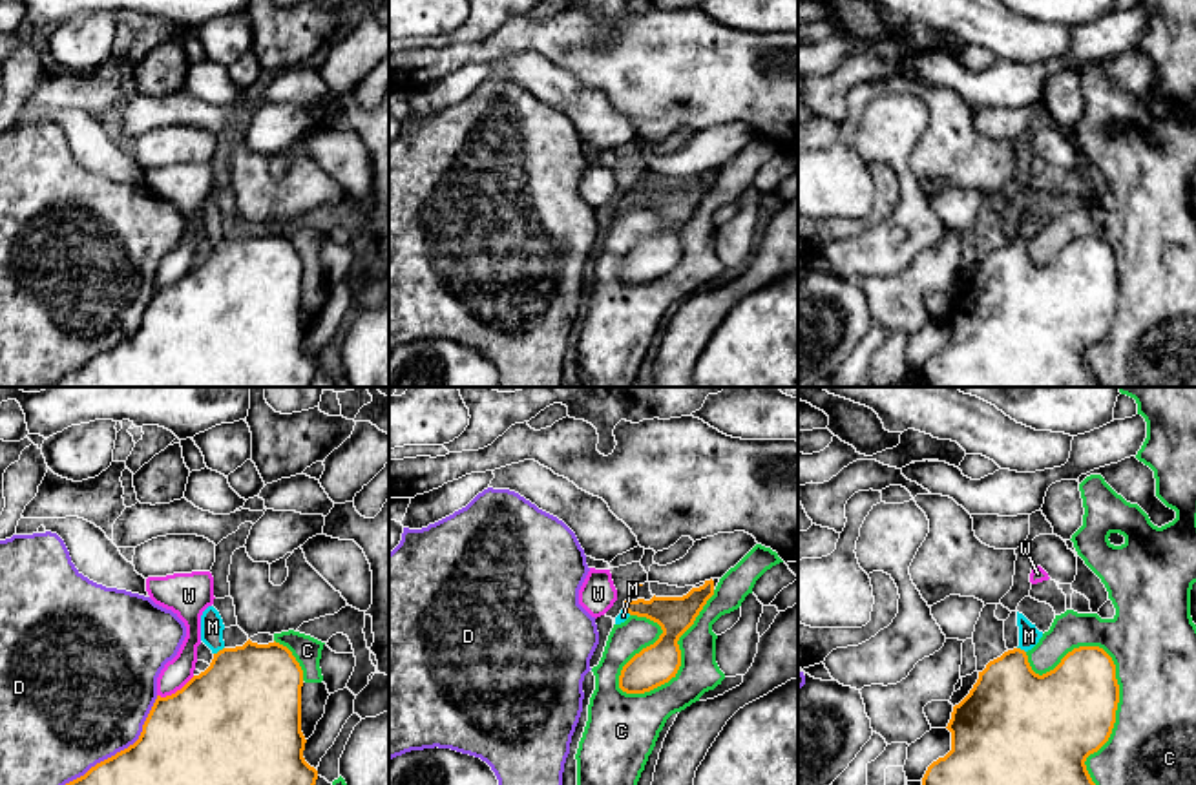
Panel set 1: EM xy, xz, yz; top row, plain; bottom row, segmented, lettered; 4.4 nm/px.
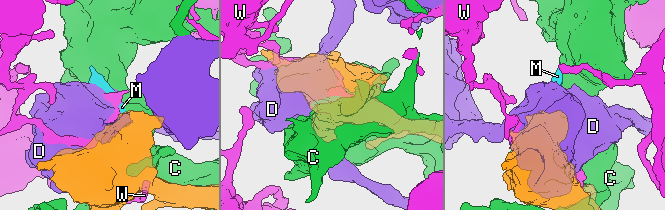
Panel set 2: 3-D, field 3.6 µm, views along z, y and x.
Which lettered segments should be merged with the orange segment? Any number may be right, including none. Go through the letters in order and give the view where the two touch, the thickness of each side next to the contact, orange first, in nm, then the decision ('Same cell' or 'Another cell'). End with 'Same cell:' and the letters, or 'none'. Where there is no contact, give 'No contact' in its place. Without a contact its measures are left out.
C: Touches orange in xz. Thickness 180 nm (orange) against 170 nm. Another cell
D: Touches orange in xy. Thickness 480 nm (orange) against 500 nm. Another cell
M: Touches orange in xy. Thickness 460 nm (orange) against 100 nm. Same cell
W: Touches orange in xy. Thickness 500 nm (orange) against 120 nm. Another cell
Same cell: M

